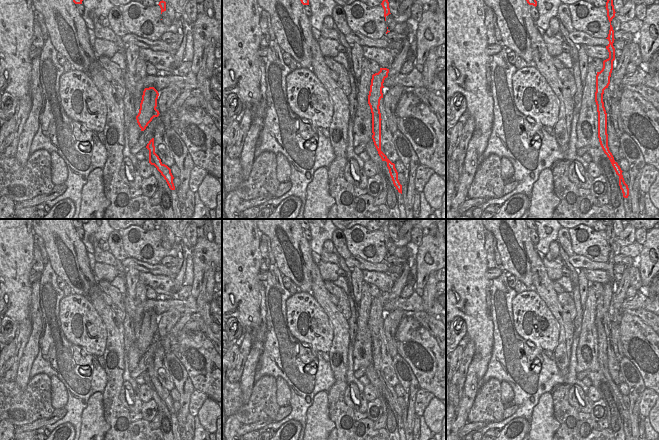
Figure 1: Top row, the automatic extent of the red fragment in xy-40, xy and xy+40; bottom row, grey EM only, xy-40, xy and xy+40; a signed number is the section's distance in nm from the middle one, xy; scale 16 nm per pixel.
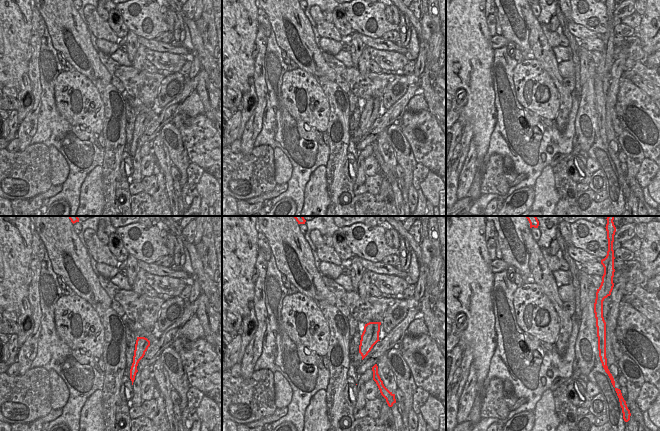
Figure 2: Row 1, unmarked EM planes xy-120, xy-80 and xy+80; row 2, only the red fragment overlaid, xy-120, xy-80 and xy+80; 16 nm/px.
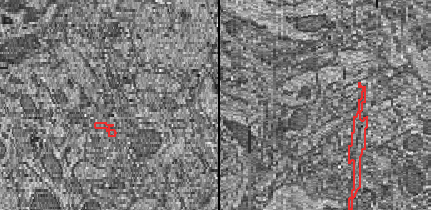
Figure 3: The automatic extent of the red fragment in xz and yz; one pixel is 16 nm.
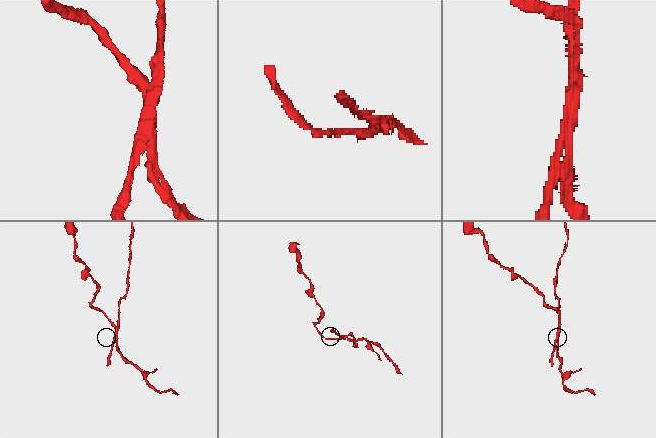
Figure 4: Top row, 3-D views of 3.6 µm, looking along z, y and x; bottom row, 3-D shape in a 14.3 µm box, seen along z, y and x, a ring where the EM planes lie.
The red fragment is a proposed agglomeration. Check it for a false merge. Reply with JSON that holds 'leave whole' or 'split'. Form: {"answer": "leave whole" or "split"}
{"answer": "split"}

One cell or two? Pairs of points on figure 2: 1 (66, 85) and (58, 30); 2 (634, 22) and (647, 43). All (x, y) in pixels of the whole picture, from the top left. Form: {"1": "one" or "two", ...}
{"1": "two", "2": "two"}

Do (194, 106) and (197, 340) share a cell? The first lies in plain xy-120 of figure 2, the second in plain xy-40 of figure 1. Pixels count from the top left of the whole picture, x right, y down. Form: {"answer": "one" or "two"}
{"answer": "two"}

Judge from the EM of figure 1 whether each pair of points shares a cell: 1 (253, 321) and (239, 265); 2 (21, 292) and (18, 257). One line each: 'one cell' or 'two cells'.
1: one cell
2: one cell

